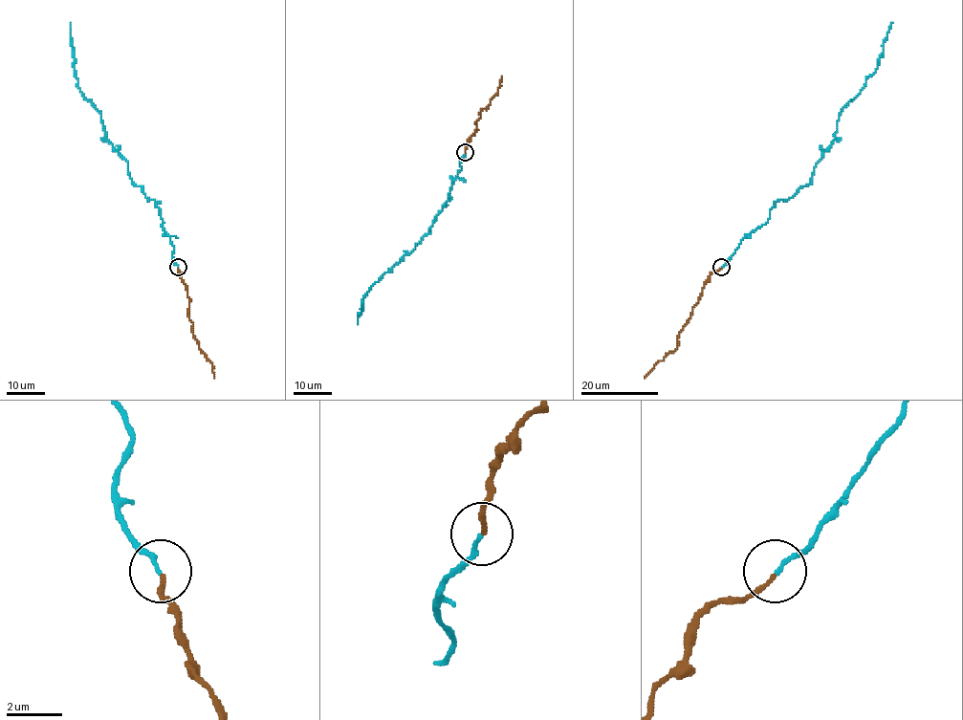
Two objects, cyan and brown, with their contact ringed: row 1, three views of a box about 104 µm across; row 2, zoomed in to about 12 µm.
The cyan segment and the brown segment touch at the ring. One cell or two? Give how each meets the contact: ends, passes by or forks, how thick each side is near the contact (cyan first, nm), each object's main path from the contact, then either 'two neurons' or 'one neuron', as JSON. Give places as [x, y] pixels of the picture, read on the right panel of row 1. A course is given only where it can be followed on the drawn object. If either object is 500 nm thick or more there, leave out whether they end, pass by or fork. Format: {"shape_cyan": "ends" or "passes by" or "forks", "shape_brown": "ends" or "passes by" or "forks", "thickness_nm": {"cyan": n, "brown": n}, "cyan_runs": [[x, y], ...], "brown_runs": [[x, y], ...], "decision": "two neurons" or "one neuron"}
{"shape_cyan": "ends", "shape_brown": "ends", "thickness_nm": {"cyan": 140, "brown": 150}, "cyan_runs": [[721, 267], [777, 201], [810, 182], [834, 139], [839, 112], [875, 71], [892, 22]], "brown_runs": [[721, 268], [711, 274], [704, 286], [691, 316], [678, 336], [677, 347], [644, 378]], "decision": "one neuron"}

